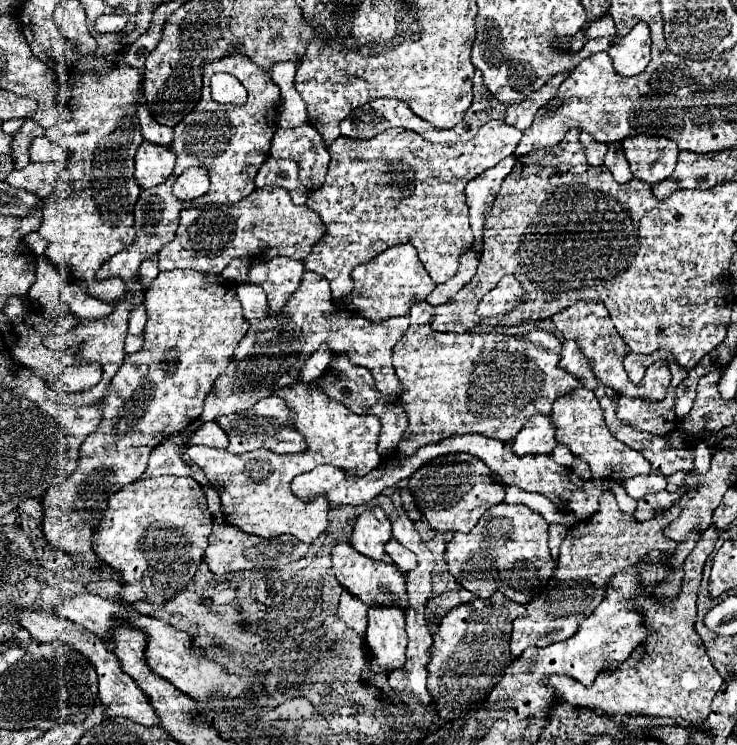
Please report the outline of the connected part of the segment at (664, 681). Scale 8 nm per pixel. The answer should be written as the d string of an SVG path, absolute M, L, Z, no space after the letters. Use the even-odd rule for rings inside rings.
M708 527L704 539L700 539L694 551L684 561L684 581L680 597L670 605L660 605L650 595L638 595L634 605L642 611L650 637L640 645L614 673L600 673L592 687L584 687L578 681L554 675L552 687L558 691L558 699L584 709L604 709L606 713L628 713L628 715L650 715L670 717L680 725L700 725L710 713L710 703L718 691L718 671L712 667L708 653L694 629L696 621L696 597L702 579L702 567L718 541L718 531Z

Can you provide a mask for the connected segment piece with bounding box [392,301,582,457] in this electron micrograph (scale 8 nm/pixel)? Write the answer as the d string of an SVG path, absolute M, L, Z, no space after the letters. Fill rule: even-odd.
M426 301L416 303L410 309L408 333L392 349L392 365L400 383L404 385L400 403L410 419L410 425L398 443L398 451L402 455L410 457L424 445L440 443L448 437L464 433L478 433L510 443L516 439L518 431L532 415L550 415L552 405L558 397L570 395L572 391L582 387L582 383L572 373L560 367L562 343L556 335L540 329L526 333L522 339L502 333L436 333L430 327L432 311L434 307Z

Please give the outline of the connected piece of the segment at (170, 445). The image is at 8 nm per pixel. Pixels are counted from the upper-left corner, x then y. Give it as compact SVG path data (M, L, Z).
M182 435L178 439L166 439L162 445L156 447L156 451L152 451L150 459L148 459L148 469L144 471L144 475L140 479L148 479L148 477L160 477L164 473L170 475L190 475L190 465L182 461L180 457L180 447L188 445L190 435Z

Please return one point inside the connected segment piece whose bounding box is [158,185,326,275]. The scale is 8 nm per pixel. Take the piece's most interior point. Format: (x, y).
(207, 239)

